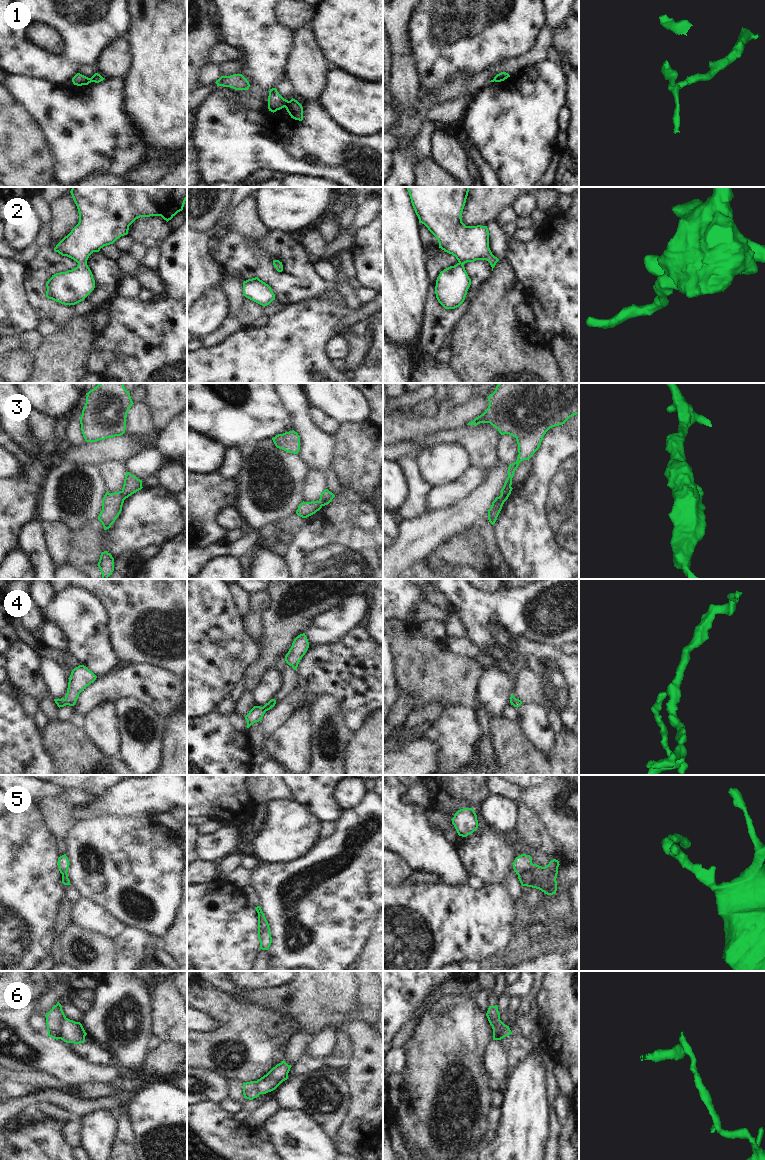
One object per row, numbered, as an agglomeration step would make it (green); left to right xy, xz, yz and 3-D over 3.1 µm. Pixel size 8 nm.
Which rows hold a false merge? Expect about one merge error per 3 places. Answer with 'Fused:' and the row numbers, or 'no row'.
Fused: 1, 3, 5, 6

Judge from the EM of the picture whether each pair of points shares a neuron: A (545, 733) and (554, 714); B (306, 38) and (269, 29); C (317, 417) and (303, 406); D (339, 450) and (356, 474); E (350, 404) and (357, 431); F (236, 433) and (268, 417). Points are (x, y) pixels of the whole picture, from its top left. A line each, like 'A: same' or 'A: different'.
A: different
B: different
C: different
D: same
E: different
F: same

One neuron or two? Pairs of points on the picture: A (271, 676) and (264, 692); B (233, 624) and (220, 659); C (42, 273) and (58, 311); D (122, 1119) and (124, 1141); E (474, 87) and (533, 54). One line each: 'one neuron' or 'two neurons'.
A: one neuron
B: one neuron
C: one neuron
D: one neuron
E: one neuron

